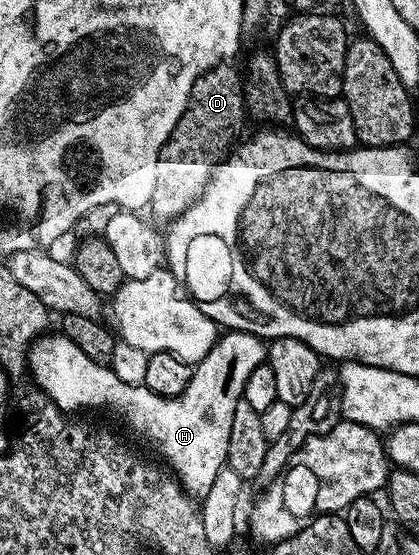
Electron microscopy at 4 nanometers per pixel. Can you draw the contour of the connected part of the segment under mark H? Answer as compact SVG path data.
M228 330L218 336L208 355L194 364L189 385L185 385L180 395L174 395L172 399L124 383L118 384L119 403L123 406L123 415L127 418L128 425L159 446L160 453L167 458L166 466L174 472L188 495L192 497L207 495L209 489L213 489L213 480L217 478L217 473L221 473L221 469L227 466L229 429L233 429L233 409L237 409L239 400L243 397L245 381L249 381L249 373L253 373L257 365L265 362L267 349L268 344L257 335L251 335L248 331Z

